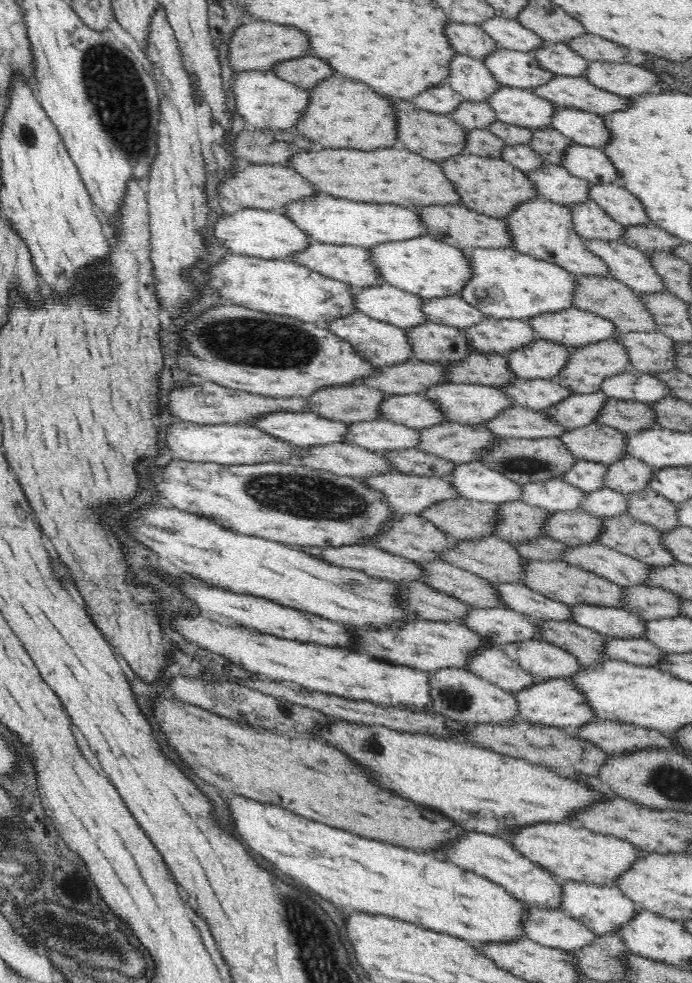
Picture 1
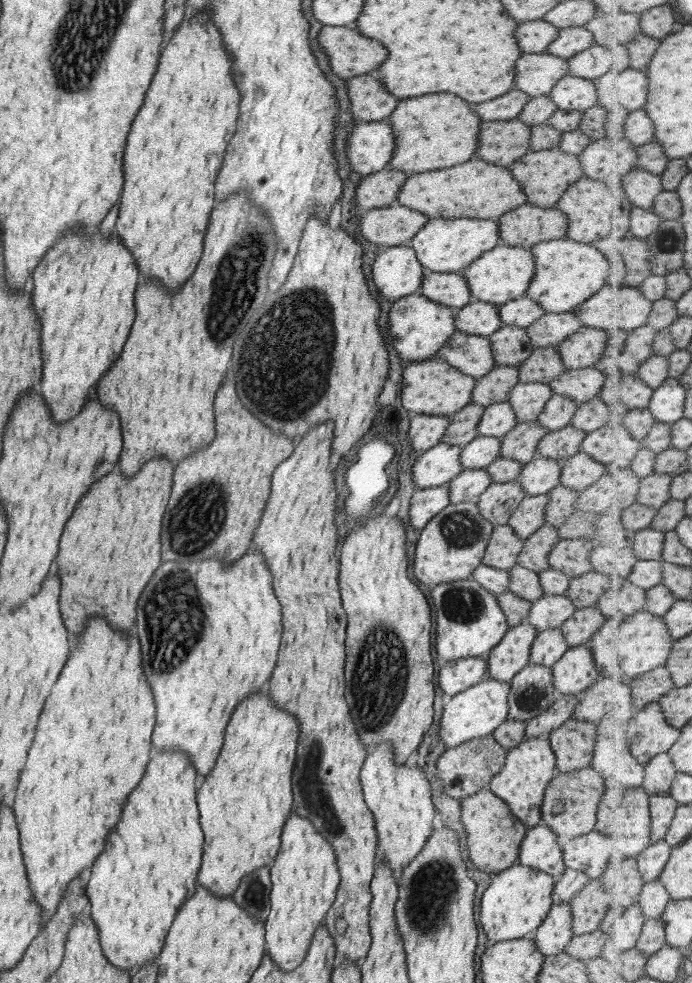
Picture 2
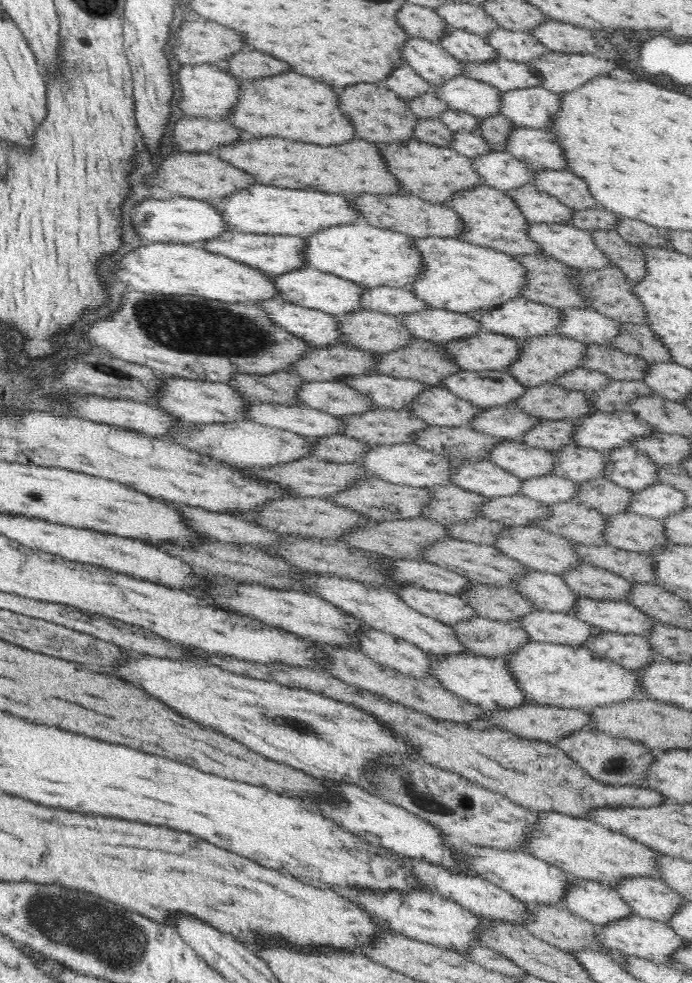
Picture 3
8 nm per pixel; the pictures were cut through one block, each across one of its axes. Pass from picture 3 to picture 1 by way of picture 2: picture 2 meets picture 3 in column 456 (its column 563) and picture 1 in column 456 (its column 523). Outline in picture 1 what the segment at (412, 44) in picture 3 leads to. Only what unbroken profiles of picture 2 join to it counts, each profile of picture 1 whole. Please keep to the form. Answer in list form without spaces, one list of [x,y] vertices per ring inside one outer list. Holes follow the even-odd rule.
[[[454,52],[448,63],[446,80],[464,101],[480,102],[501,85],[492,73],[474,57]]]

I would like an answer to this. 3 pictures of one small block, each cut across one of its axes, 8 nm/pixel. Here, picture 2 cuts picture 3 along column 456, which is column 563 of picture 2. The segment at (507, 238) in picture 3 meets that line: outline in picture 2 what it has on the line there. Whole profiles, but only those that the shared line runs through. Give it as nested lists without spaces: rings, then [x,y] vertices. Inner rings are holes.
[[[581,176],[571,183],[559,197],[554,208],[566,214],[567,228],[565,237],[573,242],[590,244],[608,235],[630,235],[630,210],[635,207],[628,197],[623,184],[614,183],[610,187],[603,180]]]

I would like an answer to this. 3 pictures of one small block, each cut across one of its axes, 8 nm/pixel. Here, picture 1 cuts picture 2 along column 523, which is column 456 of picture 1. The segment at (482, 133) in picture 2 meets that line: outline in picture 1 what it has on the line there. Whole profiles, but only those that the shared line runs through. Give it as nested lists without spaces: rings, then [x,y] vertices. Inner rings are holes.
[[[412,99],[392,100],[391,111],[395,116],[395,137],[400,147],[436,162],[463,152],[466,129],[456,124],[448,114],[422,110],[413,103]]]

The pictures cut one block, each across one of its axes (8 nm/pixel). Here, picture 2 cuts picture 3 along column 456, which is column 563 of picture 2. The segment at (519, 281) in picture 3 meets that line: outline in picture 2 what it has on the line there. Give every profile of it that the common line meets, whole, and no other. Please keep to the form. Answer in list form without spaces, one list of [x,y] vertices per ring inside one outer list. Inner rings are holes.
[[[566,237],[530,245],[529,251],[534,262],[534,269],[524,296],[536,302],[545,313],[571,312],[576,306],[581,305],[586,298],[589,298],[591,294],[597,293],[602,288],[609,273],[612,273],[615,269],[622,270],[621,262],[615,265],[612,261],[608,261],[594,246],[582,242],[573,242]]]

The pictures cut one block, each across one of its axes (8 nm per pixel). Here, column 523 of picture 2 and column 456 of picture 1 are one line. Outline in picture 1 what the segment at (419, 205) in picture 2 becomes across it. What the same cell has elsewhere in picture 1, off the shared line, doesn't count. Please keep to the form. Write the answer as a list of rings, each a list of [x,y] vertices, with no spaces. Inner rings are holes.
[[[399,145],[374,150],[308,150],[296,152],[284,165],[305,178],[318,193],[351,201],[420,208],[426,205],[462,204],[439,163]]]

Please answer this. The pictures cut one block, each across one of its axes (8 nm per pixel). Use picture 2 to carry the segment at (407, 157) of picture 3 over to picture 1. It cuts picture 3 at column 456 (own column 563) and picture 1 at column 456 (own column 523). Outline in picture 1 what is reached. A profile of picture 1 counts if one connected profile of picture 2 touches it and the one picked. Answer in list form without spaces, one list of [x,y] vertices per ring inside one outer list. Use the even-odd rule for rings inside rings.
[[[462,152],[436,163],[439,163],[447,181],[451,182],[459,202],[462,202],[464,207],[480,214],[504,219],[513,206],[538,197],[533,191],[530,181],[525,177],[526,174],[500,158]]]

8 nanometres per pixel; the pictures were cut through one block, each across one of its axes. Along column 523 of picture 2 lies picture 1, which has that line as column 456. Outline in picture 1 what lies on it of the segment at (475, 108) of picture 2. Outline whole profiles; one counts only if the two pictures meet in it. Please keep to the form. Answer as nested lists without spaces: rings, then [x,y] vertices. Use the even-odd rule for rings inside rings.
[[[447,82],[436,83],[426,87],[422,92],[412,97],[413,103],[422,110],[433,113],[448,114],[455,109],[463,98],[450,88]]]

